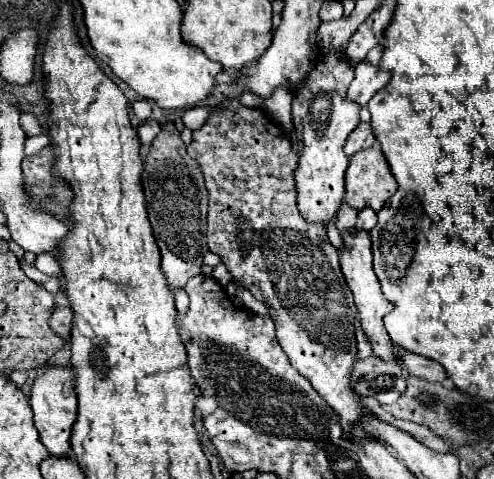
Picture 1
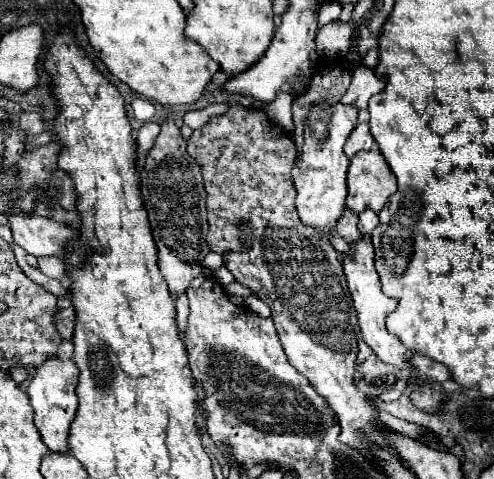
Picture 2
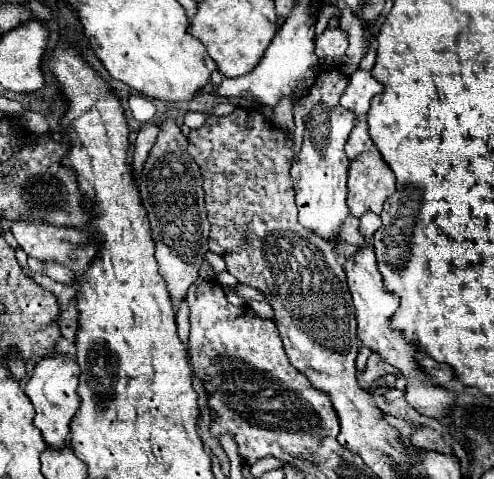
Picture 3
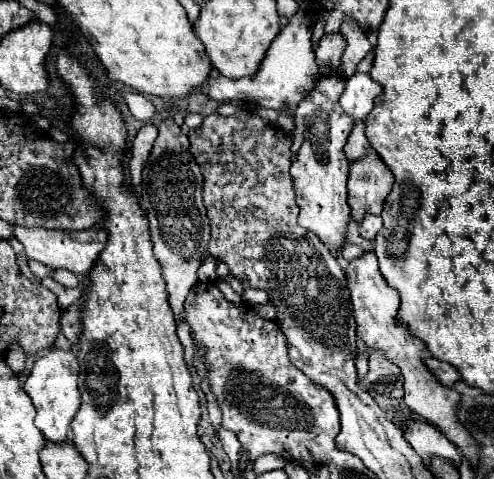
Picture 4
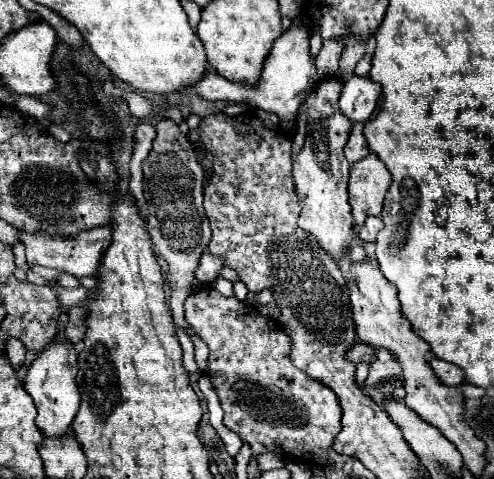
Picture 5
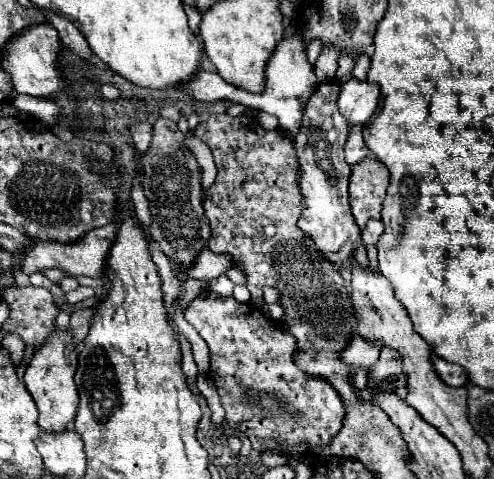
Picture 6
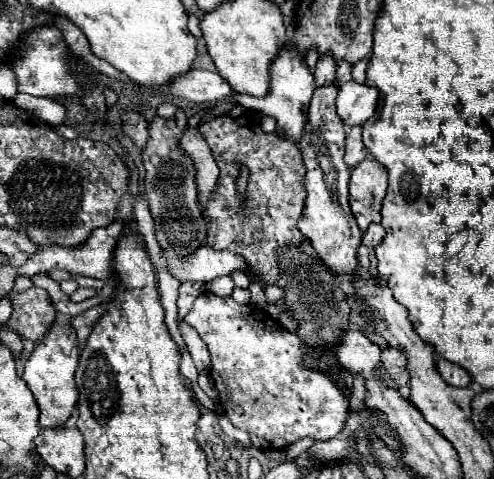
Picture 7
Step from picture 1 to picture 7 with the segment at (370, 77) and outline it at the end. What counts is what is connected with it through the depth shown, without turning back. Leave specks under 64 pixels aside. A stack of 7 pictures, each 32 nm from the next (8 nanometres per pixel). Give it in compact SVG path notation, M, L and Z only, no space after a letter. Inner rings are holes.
M350 80L340 86L336 98L338 116L344 120L346 126L362 126L366 120L374 116L376 100L378 100L378 92L374 86L358 84Z

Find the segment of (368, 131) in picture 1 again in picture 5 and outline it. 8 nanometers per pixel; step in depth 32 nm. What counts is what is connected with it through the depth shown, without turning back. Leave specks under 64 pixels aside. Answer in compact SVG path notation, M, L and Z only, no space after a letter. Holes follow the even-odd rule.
M354 124L352 132L350 132L350 138L348 138L348 144L344 146L344 154L346 154L346 160L350 164L354 164L354 162L358 162L358 160L362 160L370 154L370 148L364 140L362 128L364 128L364 124Z

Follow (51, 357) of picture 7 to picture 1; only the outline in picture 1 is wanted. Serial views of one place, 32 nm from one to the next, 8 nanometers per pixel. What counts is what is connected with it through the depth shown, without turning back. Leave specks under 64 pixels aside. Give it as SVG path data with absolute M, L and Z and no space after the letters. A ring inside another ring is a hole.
M50 362L46 368L42 368L42 374L34 380L30 394L32 394L30 406L34 410L34 424L40 434L40 440L44 442L50 456L66 458L72 452L70 436L78 416L78 400L74 392L74 370L70 368L70 364L66 364L64 368L58 368L54 362Z

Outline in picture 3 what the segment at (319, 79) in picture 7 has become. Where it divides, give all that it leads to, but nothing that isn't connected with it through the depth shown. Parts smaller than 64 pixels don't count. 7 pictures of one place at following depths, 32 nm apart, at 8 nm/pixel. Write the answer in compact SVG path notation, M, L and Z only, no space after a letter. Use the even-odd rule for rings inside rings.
M326 28L316 38L316 54L320 58L320 64L324 70L338 68L342 56L348 48L348 32L340 28Z

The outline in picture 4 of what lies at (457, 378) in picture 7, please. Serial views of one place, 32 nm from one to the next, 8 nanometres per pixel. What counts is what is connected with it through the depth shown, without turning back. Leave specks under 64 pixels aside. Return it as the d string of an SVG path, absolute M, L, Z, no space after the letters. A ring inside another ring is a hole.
M426 356L426 358L424 358L424 364L428 366L428 370L434 374L434 378L436 378L442 386L452 386L452 384L460 378L460 374L456 372L456 368L452 368L452 366L446 364L446 362L438 362L438 360Z

